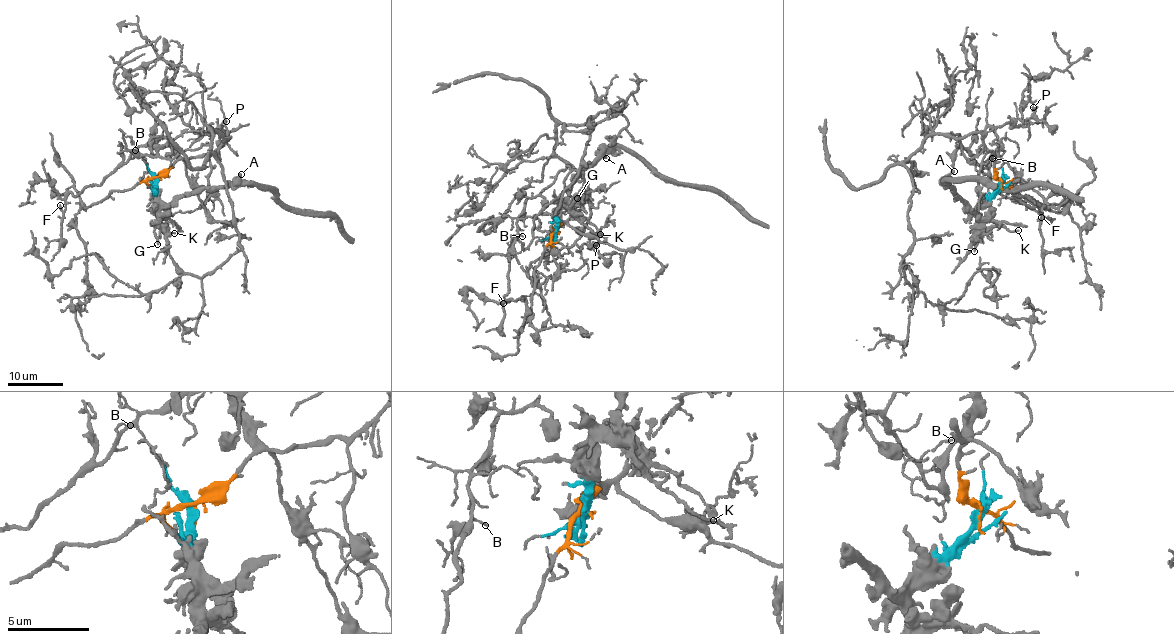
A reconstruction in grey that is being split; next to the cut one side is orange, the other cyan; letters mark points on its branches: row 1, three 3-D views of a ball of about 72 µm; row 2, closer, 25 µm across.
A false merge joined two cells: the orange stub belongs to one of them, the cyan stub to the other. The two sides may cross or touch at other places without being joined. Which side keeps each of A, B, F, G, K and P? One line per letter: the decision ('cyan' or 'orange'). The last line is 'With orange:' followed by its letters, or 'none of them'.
A: cyan
B: orange
F: orange
G: cyan
K: cyan
P: orange
With orange: B, F, P

